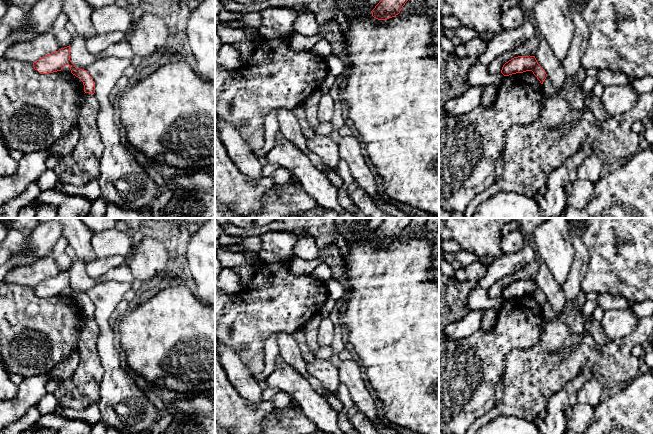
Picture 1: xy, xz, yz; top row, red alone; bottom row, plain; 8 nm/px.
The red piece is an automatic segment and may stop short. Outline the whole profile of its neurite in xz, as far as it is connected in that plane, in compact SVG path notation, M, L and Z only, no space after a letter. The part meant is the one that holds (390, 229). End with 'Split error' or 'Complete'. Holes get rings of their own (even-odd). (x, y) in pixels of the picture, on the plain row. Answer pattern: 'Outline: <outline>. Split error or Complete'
Outline: M385 218L371 235L378 244L387 244L398 239L413 218Z. Complete

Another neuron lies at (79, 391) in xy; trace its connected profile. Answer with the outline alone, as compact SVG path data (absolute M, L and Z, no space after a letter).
M84 317L77 343L79 364L74 373L60 382L53 393L60 406L81 411L98 403L104 375L98 355L98 335L95 318Z

